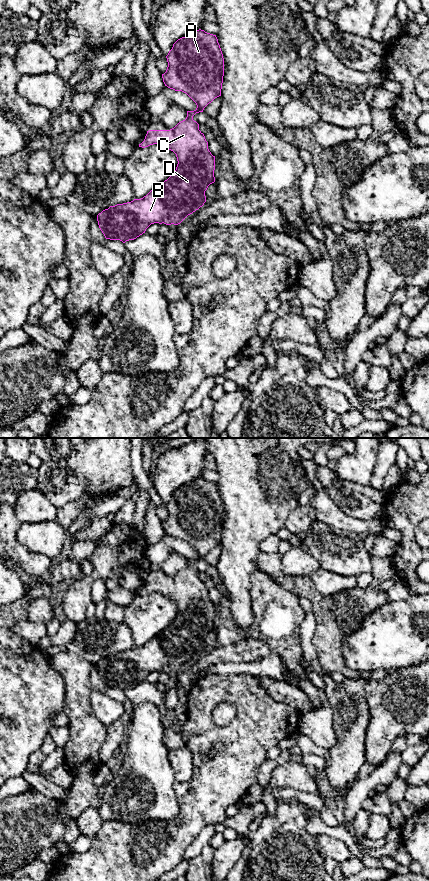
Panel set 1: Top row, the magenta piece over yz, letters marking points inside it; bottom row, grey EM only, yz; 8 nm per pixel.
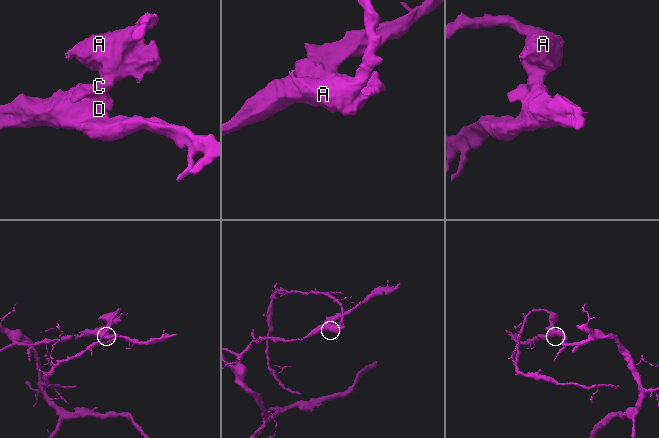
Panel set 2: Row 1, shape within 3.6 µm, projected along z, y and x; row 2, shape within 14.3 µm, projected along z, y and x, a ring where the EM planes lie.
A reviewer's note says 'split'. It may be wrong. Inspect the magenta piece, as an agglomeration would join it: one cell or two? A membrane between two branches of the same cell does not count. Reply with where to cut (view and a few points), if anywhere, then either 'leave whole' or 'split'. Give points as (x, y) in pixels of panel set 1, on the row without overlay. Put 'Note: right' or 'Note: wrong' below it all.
yz (207, 595), (194, 600), (184, 610), (178, 611) | split
Note: right

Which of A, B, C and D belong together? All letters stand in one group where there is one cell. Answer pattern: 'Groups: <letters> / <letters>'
Groups: A C / B D

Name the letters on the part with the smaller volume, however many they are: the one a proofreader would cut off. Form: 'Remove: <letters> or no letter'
Remove: A, C

